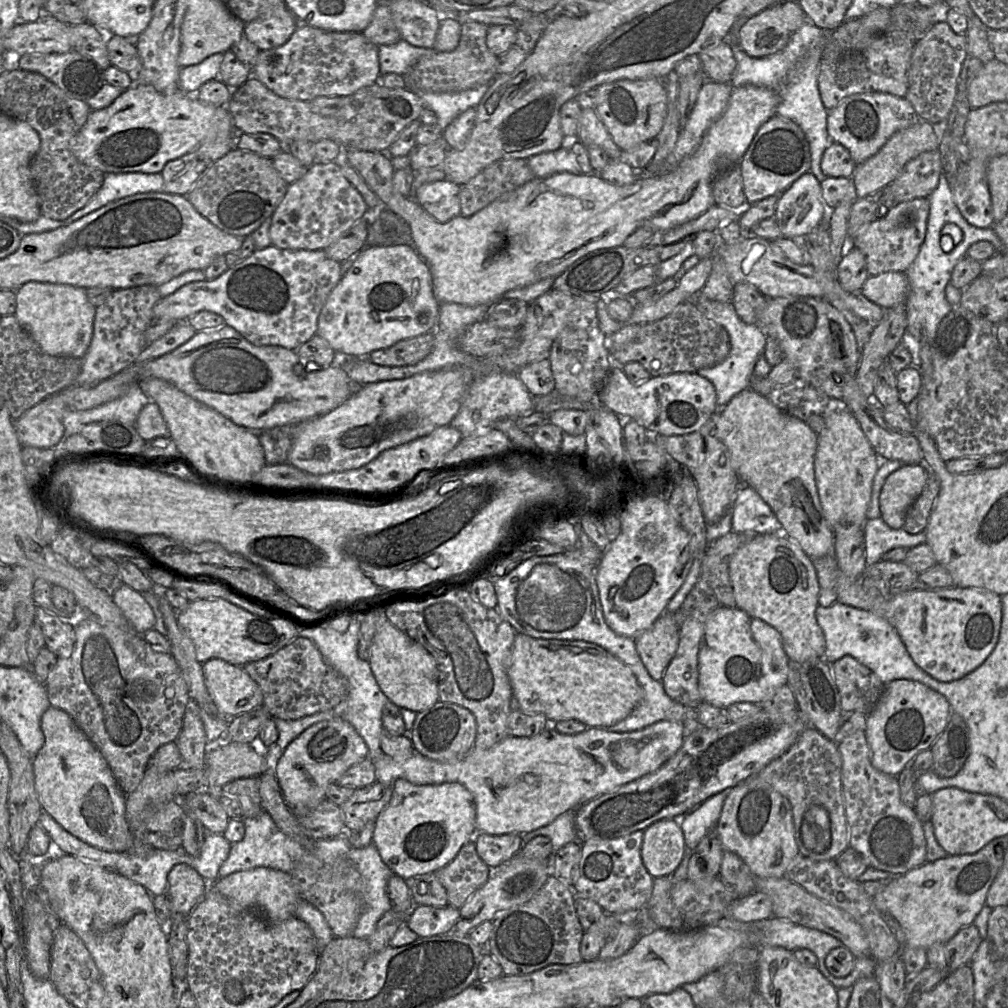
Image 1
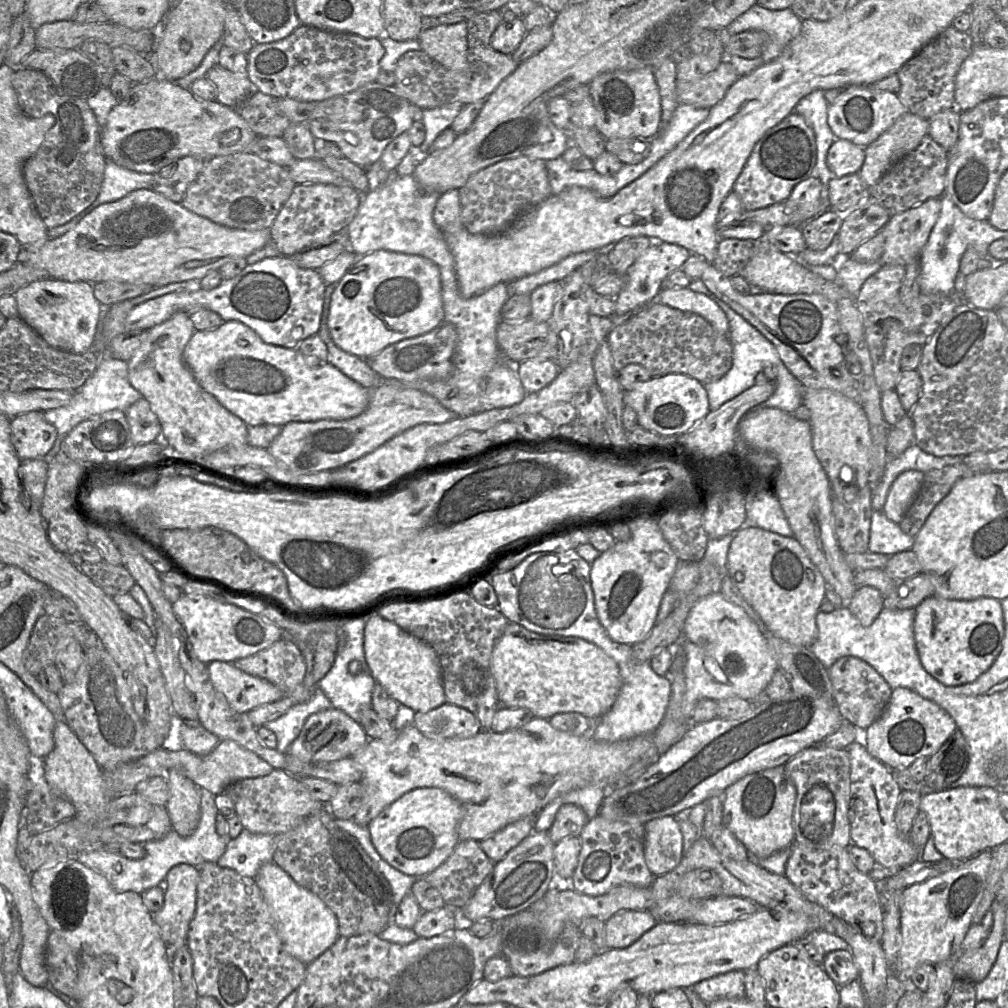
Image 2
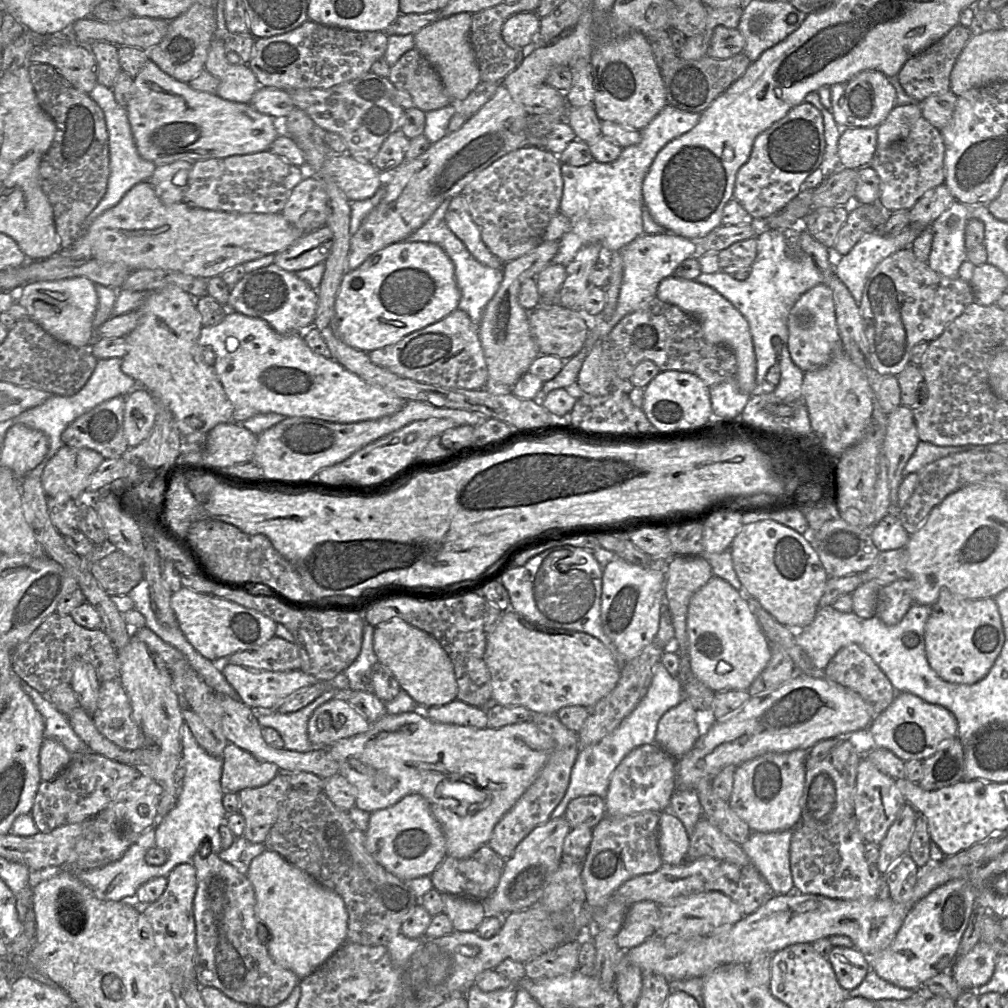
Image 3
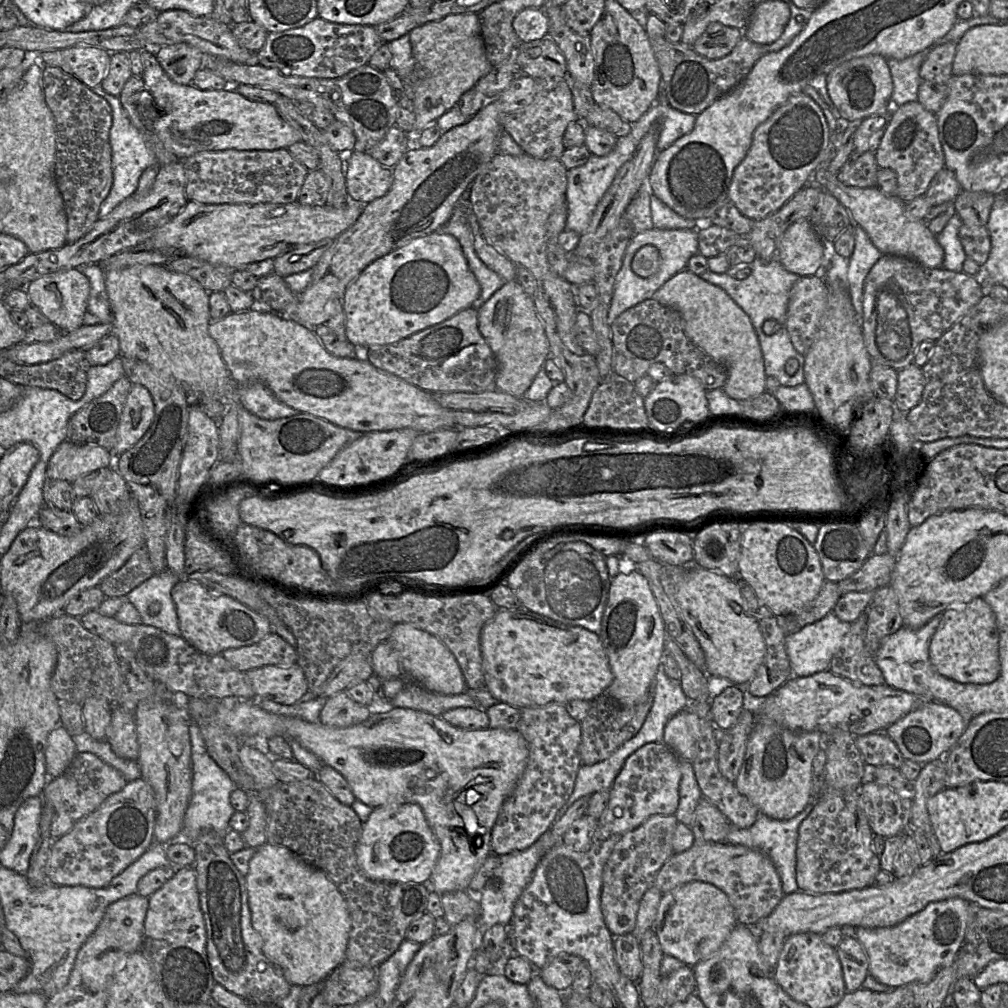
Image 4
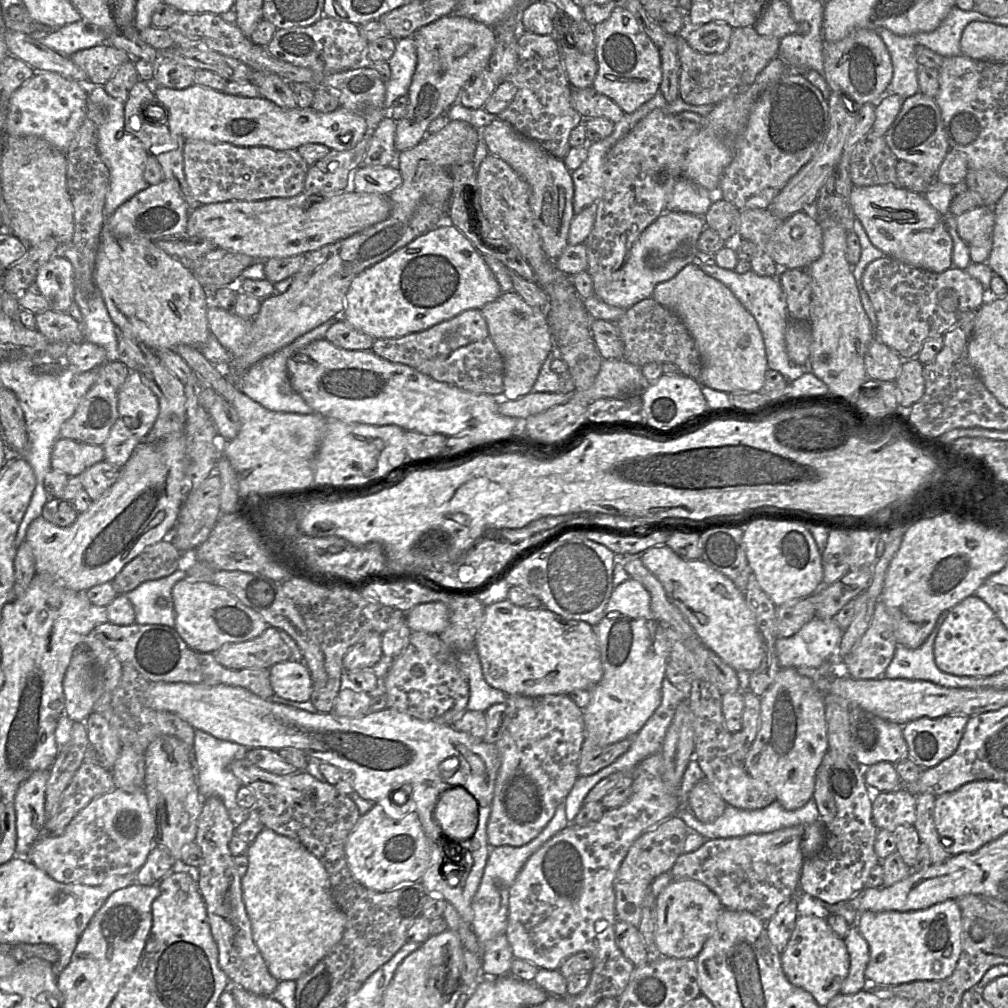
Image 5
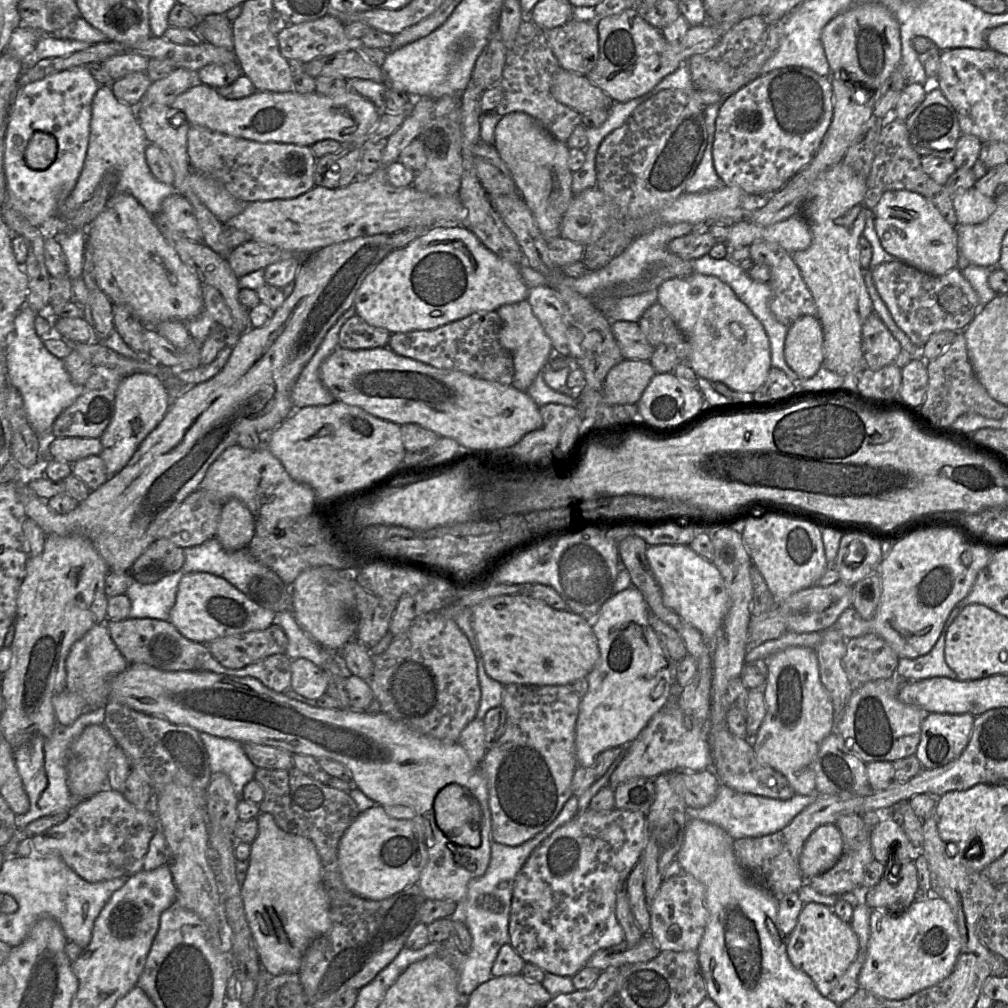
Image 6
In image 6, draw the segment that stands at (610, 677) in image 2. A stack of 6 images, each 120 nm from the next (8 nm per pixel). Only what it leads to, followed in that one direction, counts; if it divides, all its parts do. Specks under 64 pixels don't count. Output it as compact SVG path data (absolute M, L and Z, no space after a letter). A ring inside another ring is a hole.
M528 594L500 595L481 602L472 610L472 626L475 632L477 646L481 653L486 673L489 677L503 685L512 683L536 686L572 685L576 680L587 677L599 659L597 639L591 628L590 619L586 619L583 616L577 615L569 610L556 610L543 601L532 598Z

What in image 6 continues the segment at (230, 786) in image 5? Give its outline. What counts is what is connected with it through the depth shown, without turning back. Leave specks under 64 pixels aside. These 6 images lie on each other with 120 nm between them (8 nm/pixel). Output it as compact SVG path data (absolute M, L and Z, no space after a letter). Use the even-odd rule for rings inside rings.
M200 732L200 738L207 750L212 773L226 774L238 797L243 789L254 778L257 767L245 754L243 745L237 741L220 738Z

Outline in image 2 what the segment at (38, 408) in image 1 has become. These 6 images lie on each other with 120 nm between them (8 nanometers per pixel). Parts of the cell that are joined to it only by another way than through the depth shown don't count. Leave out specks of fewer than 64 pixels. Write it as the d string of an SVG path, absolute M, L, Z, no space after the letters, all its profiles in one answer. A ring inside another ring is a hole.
M31 411L11 418L11 442L21 460L44 458L57 438L56 428L48 423L41 411Z

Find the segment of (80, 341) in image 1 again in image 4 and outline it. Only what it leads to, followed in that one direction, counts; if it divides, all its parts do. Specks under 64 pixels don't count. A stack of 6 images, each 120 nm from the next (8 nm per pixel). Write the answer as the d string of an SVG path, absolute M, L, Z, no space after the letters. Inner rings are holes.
M76 268L44 275L25 287L31 305L63 332L73 331L83 325L90 289L88 278Z

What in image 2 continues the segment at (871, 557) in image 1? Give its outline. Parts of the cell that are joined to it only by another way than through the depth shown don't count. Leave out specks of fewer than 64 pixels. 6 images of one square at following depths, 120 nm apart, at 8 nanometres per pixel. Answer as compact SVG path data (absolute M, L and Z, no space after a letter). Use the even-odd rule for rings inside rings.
M882 510L874 511L871 518L868 552L893 554L911 550L915 538L904 533L899 524L887 518Z

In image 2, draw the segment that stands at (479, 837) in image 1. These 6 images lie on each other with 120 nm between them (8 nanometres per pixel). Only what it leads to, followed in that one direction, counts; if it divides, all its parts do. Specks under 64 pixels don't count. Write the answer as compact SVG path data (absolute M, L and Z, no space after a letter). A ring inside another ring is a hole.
M531 816L508 824L480 841L482 850L494 863L500 862L510 850L520 844L534 830L535 822L536 816Z

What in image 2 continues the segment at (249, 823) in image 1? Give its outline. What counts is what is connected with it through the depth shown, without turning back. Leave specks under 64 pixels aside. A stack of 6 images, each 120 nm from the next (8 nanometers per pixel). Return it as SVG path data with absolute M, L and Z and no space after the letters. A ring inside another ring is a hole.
M243 828L238 837L228 841L225 852L216 863L254 878L264 863L273 861L275 847L275 835L254 834Z

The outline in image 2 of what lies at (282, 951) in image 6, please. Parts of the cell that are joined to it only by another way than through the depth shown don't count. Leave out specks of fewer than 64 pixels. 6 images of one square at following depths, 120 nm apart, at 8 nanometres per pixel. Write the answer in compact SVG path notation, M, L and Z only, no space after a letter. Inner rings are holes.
M274 861L264 863L254 881L269 907L284 950L294 958L309 965L340 937L338 920L333 911L316 894L298 885Z

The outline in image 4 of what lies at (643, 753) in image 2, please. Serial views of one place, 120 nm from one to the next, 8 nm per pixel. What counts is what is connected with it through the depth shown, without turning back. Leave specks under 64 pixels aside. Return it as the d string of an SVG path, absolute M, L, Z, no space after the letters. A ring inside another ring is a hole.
M222 699L216 701L216 711L218 722L239 738L259 738L265 741L280 736L296 740L318 757L323 765L339 772L348 782L355 799L373 809L404 803L418 804L440 845L438 860L427 883L438 894L468 890L474 874L492 853L492 827L503 803L522 776L529 755L527 742L516 729L467 730L453 726L441 717L401 707L373 713L364 722L347 728L328 727L320 722L310 723L299 718L276 715L263 710L253 700ZM427 769L434 770L436 776L427 778Z

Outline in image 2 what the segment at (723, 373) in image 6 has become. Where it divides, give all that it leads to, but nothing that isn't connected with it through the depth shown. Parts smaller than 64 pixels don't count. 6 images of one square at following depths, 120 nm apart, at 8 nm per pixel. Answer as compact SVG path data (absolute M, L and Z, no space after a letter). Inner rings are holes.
M687 286L661 288L658 298L665 305L700 314L718 331L729 334L727 315L713 297L693 291Z

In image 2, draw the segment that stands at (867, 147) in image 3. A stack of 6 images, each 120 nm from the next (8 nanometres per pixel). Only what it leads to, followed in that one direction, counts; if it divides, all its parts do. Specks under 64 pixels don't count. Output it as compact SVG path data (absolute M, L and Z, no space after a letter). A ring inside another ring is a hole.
M836 138L826 158L833 175L842 177L858 173L865 160L865 148L849 140Z

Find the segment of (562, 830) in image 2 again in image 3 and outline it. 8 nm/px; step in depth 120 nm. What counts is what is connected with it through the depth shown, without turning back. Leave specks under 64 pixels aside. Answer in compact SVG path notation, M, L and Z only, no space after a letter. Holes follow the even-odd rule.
M581 796L571 800L563 817L571 828L587 826L592 829L605 816L605 800L600 796Z

